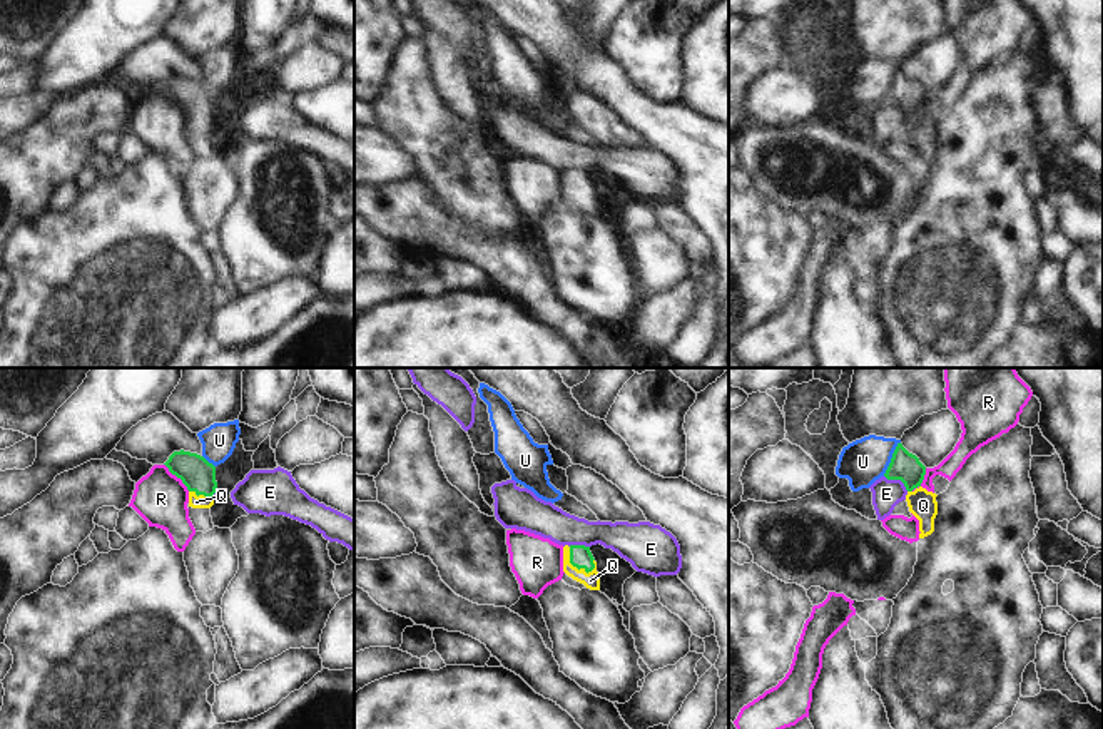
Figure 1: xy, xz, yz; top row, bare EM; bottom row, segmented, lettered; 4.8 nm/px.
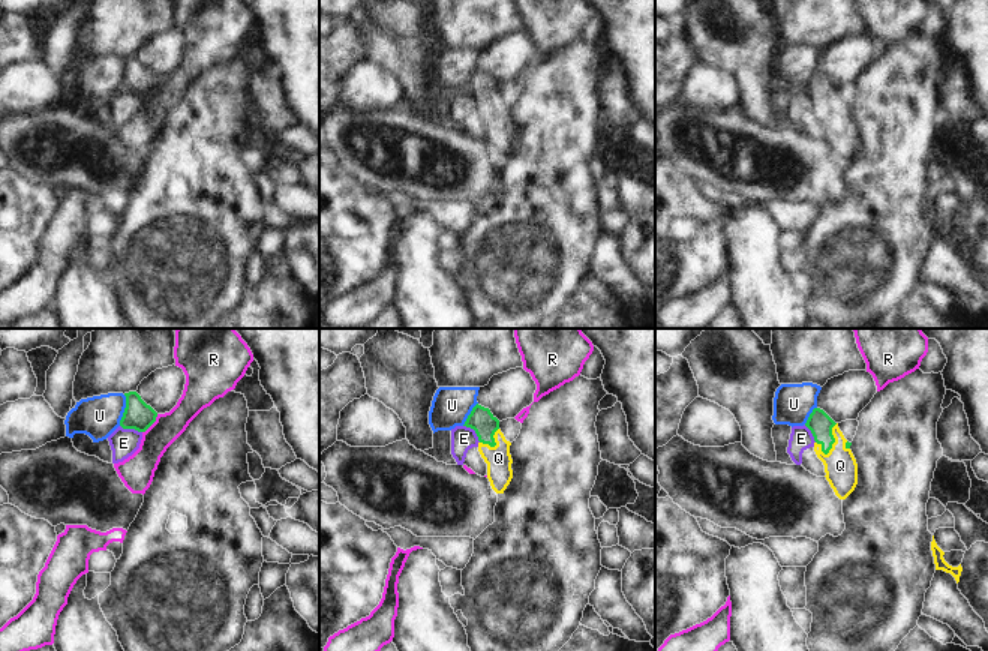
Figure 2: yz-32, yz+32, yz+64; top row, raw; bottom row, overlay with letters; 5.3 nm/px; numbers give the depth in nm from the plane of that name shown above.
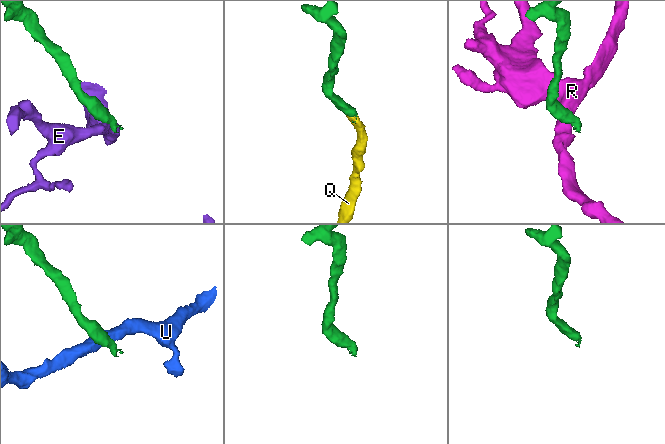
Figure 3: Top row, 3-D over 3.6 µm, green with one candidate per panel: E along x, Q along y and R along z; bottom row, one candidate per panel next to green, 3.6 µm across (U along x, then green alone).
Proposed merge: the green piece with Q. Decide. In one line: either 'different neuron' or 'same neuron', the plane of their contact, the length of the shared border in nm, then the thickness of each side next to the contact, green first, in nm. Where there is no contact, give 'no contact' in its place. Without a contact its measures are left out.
same neuron; contact in xz; length 170 nm; calibres 110 and 80 nm

